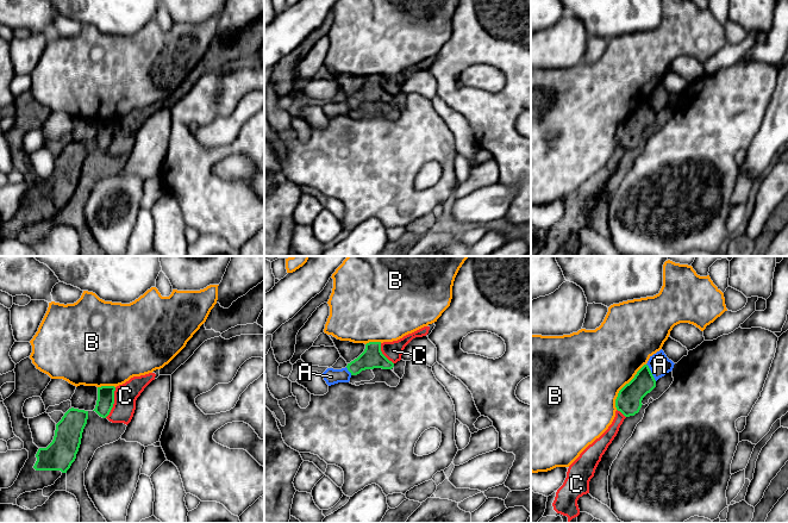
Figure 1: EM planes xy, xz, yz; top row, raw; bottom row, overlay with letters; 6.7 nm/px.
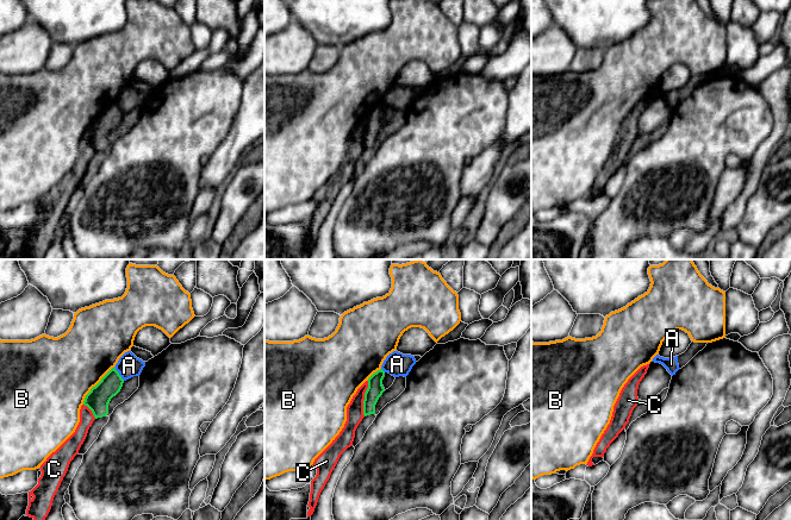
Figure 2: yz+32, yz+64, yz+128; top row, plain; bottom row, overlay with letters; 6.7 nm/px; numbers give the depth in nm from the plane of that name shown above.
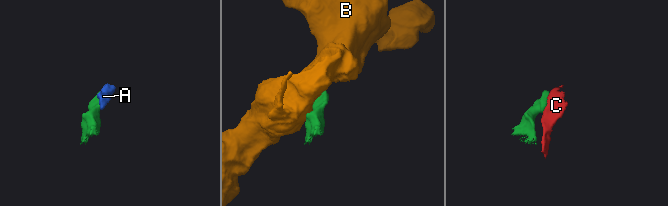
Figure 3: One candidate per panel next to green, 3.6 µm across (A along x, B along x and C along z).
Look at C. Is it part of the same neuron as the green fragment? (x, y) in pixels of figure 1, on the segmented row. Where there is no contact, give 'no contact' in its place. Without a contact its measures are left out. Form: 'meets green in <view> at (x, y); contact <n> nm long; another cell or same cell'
meets green in xy at (113, 403); contact 220 nm long; another cell

